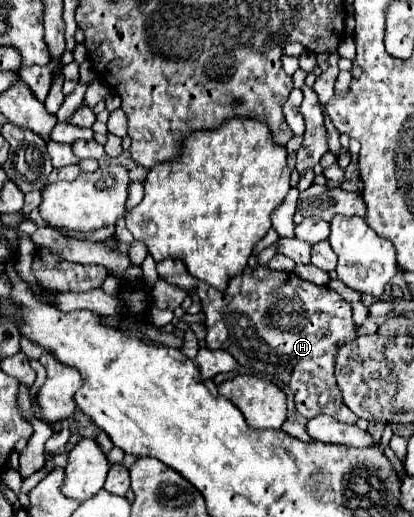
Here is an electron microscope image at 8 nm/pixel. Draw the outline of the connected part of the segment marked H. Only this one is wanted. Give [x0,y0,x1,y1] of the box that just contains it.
[157,258,357,424]

